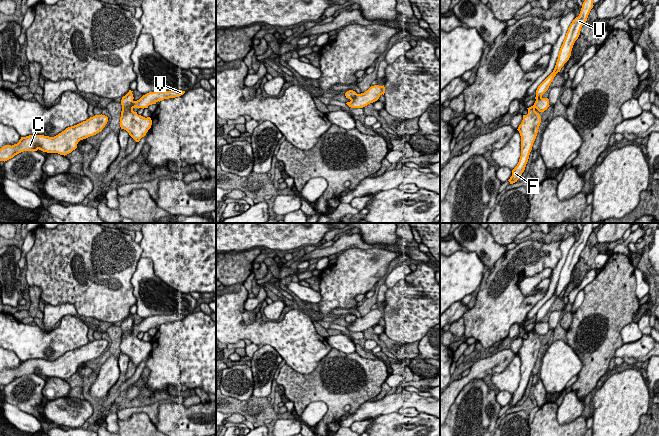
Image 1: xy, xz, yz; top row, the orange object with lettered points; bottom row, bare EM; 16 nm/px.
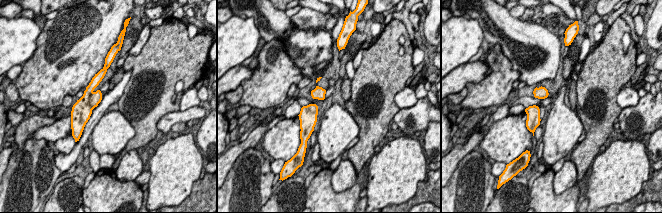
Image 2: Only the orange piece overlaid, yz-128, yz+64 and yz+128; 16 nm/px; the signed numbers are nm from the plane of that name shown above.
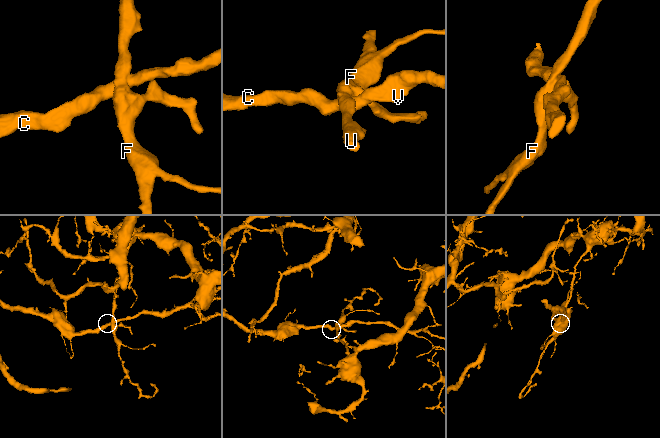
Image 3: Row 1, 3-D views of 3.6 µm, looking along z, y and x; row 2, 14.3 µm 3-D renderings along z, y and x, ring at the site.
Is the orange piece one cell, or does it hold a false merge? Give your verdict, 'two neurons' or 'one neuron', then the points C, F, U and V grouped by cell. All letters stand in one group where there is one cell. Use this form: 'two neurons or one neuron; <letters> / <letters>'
two neurons; C V / F U

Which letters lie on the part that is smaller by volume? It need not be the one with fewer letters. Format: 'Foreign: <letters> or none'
Foreign: C, V

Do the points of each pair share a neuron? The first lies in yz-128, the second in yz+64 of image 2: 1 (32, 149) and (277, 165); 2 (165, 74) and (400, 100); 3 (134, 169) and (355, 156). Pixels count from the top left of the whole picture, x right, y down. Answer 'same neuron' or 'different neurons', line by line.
1: different neurons
2: different neurons
3: different neurons

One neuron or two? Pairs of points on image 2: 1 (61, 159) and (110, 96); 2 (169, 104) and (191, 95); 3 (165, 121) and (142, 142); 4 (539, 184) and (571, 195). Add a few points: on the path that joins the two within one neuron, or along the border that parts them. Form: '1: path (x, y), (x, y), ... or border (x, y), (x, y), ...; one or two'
1: path (77, 148), (97, 113); one
2: border (188, 88), (181, 96), (179, 109); two
3: border (173, 111), (165, 114), (158, 121), (158, 130); two
4: path (547, 192), (553, 198), (563, 198); one

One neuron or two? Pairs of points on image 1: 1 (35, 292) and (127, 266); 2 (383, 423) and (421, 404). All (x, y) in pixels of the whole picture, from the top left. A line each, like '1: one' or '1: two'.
1: two
2: two

